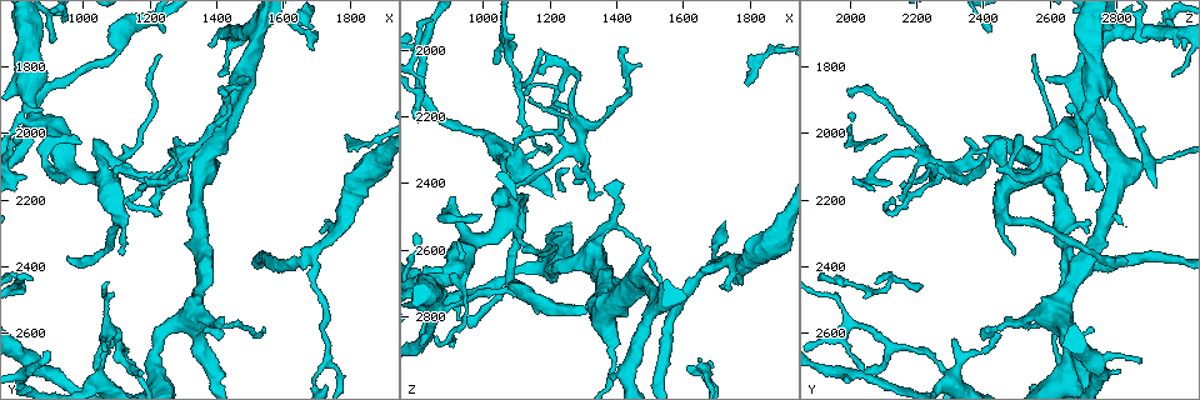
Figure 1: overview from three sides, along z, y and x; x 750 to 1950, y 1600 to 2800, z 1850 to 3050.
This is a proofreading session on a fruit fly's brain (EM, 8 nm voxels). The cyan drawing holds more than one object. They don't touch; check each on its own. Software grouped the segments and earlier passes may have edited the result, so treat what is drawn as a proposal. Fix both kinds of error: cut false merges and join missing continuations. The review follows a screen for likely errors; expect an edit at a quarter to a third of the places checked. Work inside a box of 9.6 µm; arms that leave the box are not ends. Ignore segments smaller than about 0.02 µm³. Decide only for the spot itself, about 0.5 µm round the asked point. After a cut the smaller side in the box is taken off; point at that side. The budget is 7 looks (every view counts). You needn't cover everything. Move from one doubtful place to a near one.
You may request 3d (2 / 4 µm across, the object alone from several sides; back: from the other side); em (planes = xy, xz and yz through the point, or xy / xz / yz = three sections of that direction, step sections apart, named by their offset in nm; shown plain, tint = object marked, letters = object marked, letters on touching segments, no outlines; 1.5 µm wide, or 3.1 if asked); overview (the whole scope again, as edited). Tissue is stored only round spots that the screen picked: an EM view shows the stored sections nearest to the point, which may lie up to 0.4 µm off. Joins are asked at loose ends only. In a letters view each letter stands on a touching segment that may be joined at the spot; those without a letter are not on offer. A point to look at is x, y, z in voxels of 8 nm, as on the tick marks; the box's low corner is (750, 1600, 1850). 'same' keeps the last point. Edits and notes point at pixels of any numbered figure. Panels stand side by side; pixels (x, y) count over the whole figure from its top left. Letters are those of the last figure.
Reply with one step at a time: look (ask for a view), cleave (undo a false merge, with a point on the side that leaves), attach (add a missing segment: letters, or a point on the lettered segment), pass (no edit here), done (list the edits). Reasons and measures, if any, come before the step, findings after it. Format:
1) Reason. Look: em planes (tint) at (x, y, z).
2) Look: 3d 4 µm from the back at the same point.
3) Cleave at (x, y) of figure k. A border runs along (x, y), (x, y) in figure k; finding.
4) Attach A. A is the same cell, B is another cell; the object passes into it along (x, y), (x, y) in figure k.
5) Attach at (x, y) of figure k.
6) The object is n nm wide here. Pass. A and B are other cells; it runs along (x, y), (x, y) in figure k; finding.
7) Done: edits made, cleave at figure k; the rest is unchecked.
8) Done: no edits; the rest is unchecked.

Branch point. Look: em xy step 4 (tint) at (1110, 2640, 2120).

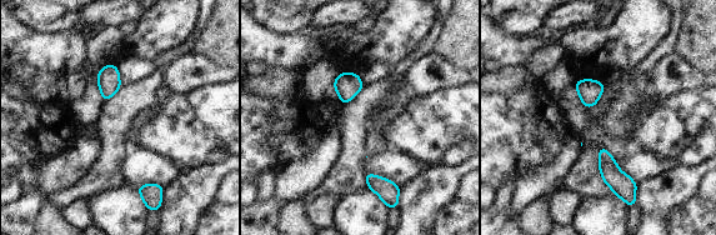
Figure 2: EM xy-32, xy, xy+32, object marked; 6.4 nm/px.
Cut it another way. Look: em planes (tint) at the same point.

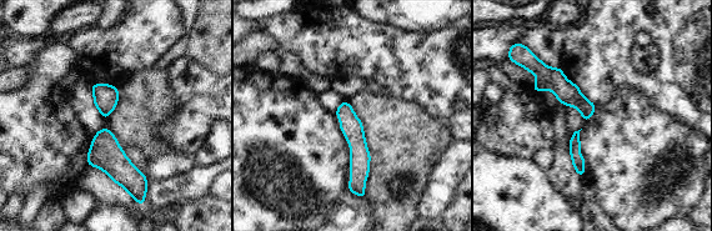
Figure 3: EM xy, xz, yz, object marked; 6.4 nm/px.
What lies round it. Look: em planes (letters) at the same point.

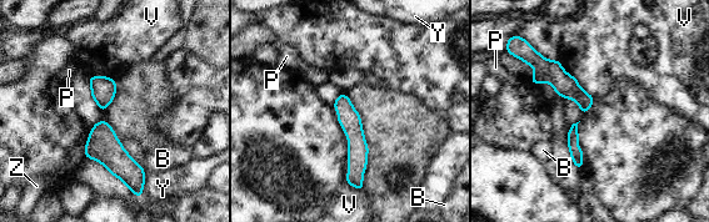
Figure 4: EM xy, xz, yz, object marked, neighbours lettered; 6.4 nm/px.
The longest contact is with V, 260 nm. Pass. B, P, V, Y and Z are other cells; all the same neuron.

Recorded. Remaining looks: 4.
Tapers out. Look: em planes (letters) at (1230, 2150, 2130).

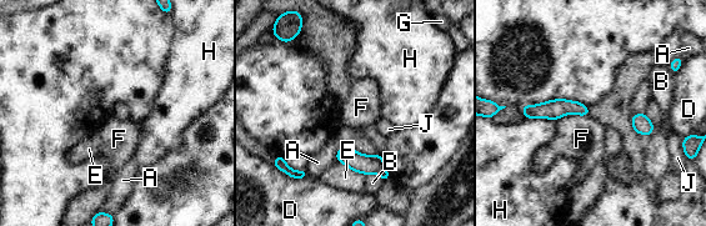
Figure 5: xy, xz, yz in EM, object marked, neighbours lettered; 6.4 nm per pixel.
The object is 90 nm wide here. Pass. A, B, D, E, F, G, H and J are other cells; it runs along (526, 109), (581, 109), (585, 111) in figure 5; no lettered segment goes on from it.

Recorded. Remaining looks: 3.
Long arm stops here. Look: em xy step 4 (tint) at (950, 2370, 2800).

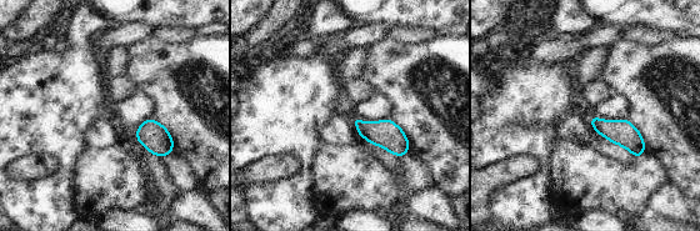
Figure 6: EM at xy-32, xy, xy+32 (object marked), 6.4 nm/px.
Look: em planes (letters) at the same point.

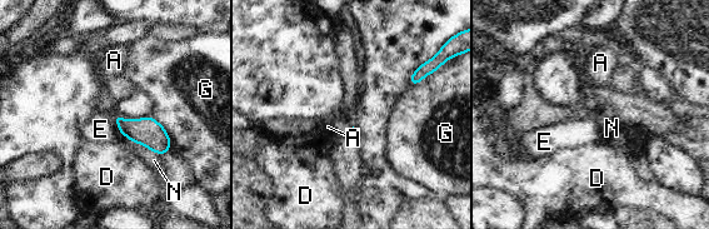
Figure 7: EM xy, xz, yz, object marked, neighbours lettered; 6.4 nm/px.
Pass. A, D, E, G and N are other cells; a border runs along (114, 120), (121, 134) in figure 7; none of them fits.

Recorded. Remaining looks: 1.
Done: no edits; the rest is unchecked.

